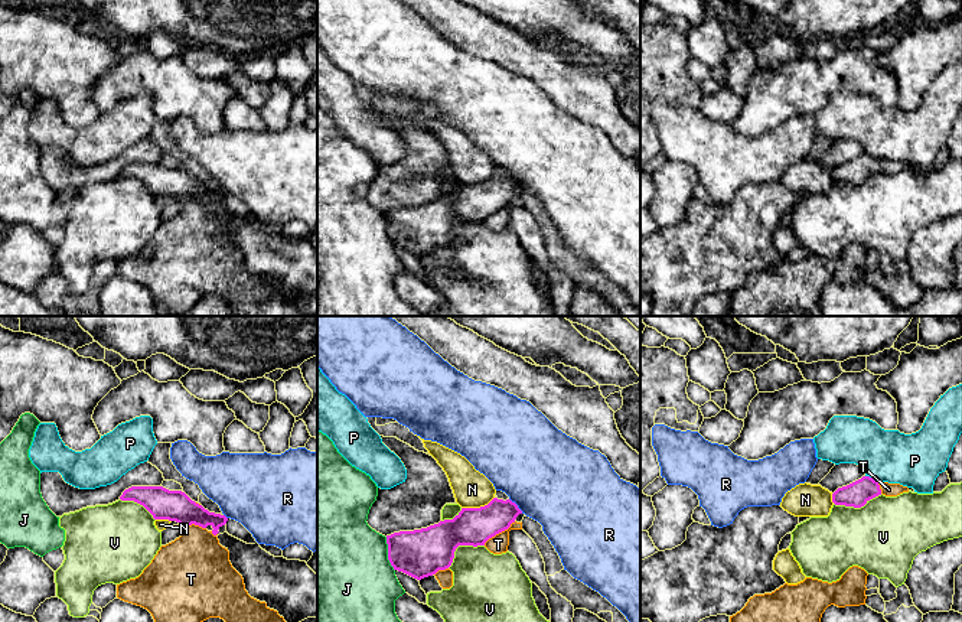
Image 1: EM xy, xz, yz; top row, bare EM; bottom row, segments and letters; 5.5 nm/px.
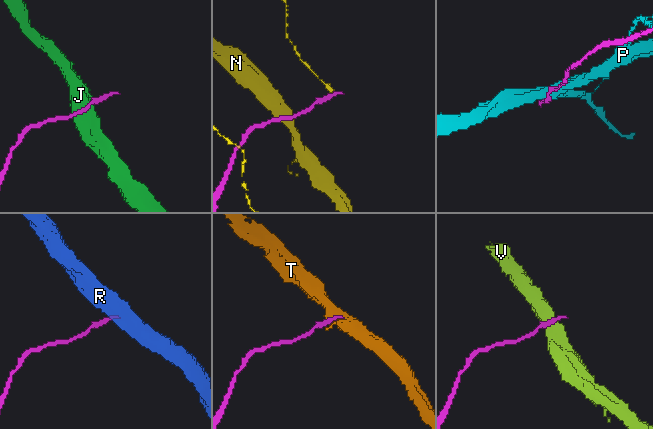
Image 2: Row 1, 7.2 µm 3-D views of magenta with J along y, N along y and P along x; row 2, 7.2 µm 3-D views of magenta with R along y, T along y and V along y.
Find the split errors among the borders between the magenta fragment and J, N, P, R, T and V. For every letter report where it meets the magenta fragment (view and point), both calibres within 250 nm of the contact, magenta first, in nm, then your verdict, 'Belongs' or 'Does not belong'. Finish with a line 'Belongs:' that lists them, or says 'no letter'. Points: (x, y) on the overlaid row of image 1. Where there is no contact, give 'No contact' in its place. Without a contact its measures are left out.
J: Touches magenta at xz (388, 554). Thickness 260 nm (magenta) against 480 nm. Does not belong
N: Touches magenta at xz (478, 508). Thickness 200 nm (magenta) against 200 nm. Does not belong
P: Touches magenta at yz (871, 478). Thickness 140 nm (magenta) against 300 nm. Does not belong
R: Touches magenta at xz (517, 505). Thickness 190 nm (magenta) against 500 nm. Does not belong
T: Touches magenta at xz (499, 531). Thickness 200 nm (magenta) against 110 nm. Does not belong
V: Touches magenta at yz (857, 507). Thickness 140 nm (magenta) against 420 nm. Does not belong
Belongs: no letter

